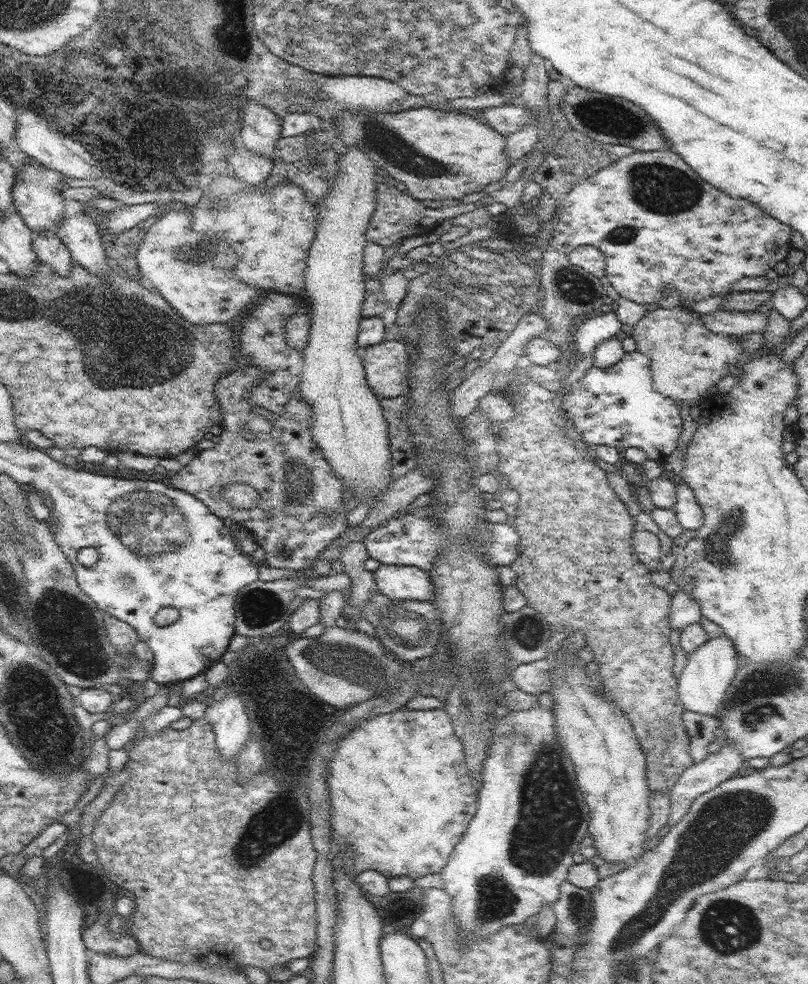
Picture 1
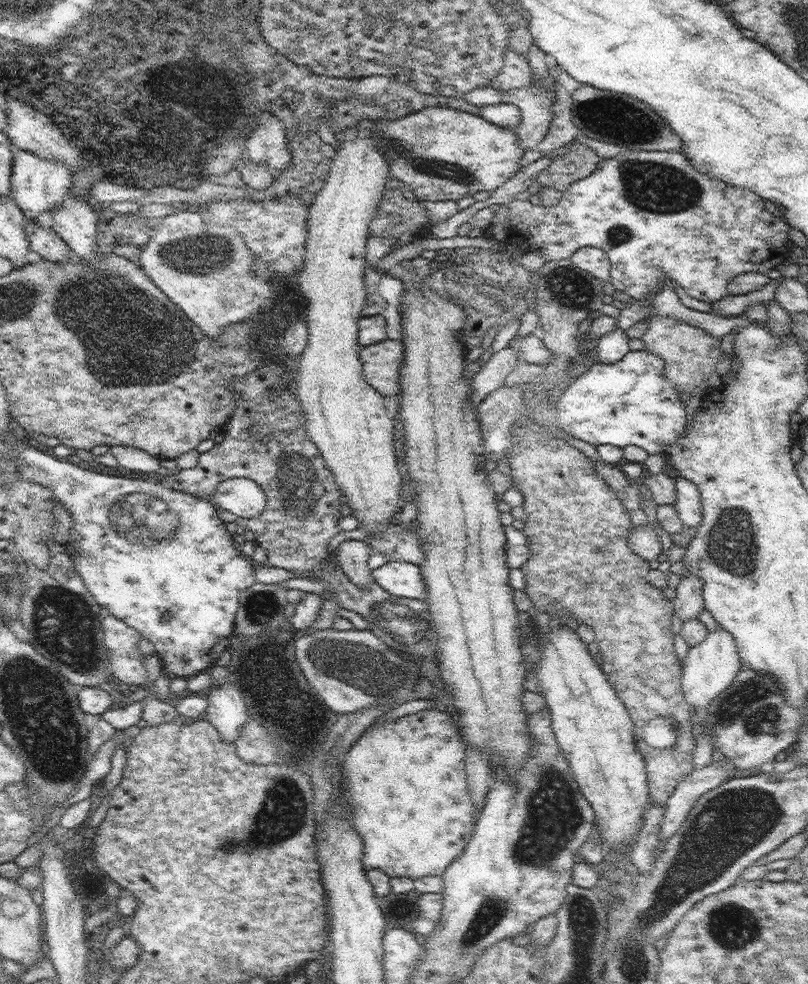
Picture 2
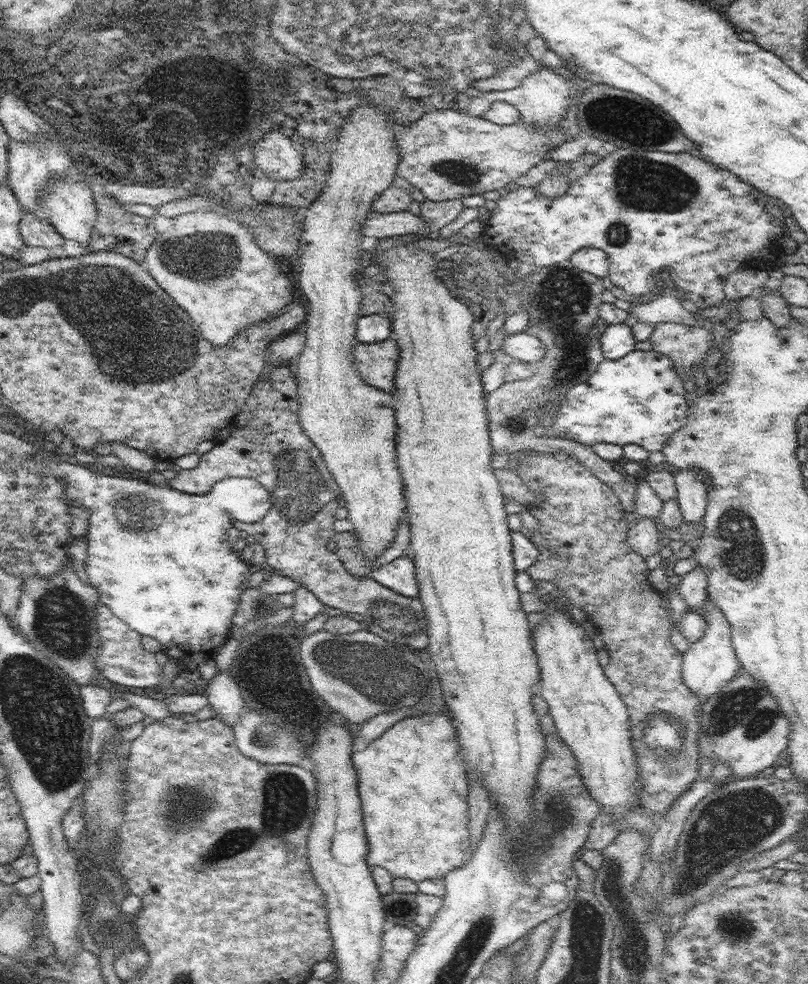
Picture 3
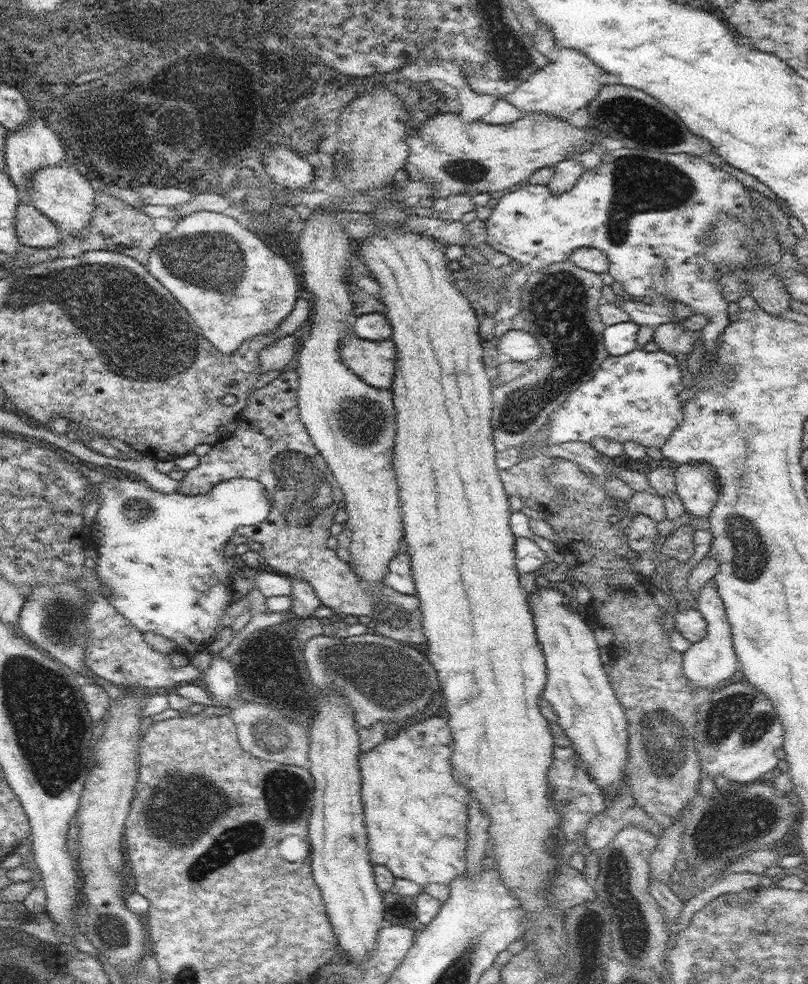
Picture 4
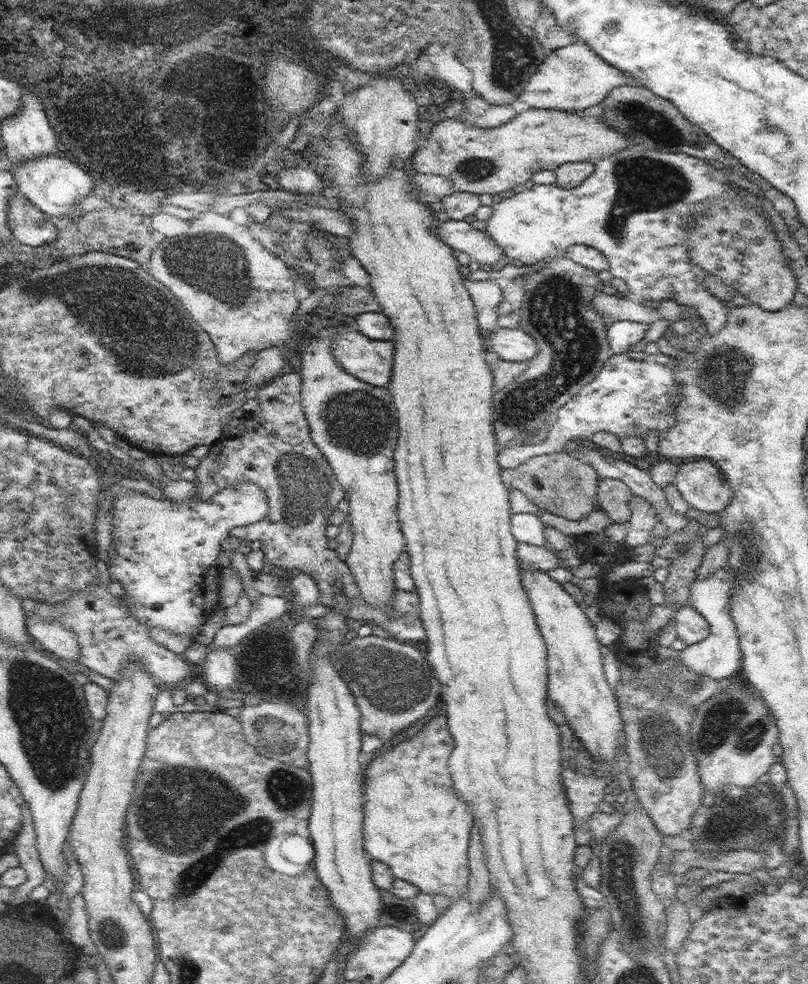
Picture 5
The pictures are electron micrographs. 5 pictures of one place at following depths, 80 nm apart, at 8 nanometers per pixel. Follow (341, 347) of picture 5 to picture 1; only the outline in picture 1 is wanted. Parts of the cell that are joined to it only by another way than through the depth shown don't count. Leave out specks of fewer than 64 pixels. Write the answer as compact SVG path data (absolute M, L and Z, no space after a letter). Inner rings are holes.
M398 339L365 348L361 358L365 378L376 395L393 400L409 390L412 351Z

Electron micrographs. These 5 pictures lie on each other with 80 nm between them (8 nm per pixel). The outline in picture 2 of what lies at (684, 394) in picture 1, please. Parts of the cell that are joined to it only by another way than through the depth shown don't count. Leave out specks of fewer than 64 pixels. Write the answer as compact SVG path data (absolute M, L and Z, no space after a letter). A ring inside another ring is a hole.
M650 314L647 319L648 331L640 339L648 352L657 354L665 362L665 377L679 394L691 394L696 386L706 384L708 376L716 370L716 364L724 357L720 348L721 338L675 316Z

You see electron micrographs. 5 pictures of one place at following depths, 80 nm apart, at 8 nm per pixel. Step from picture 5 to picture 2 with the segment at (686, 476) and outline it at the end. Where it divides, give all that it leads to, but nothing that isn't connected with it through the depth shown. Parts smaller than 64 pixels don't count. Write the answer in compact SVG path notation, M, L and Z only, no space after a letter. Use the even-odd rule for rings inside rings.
M682 476L675 479L676 500L675 508L683 526L698 527L702 524L702 497L698 486Z

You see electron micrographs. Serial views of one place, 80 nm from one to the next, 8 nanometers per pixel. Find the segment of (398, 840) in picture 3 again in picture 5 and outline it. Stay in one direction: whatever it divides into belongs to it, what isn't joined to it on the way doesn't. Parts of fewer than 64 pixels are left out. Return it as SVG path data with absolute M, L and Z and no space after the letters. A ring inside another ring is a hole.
M436 716L414 737L378 757L371 756L365 776L363 806L363 845L366 854L372 860L385 862L395 878L411 882L419 892L445 894L451 900L467 894L470 876L467 850L474 821L468 804L458 798L451 779L449 758L454 747L455 740L446 726L446 716Z

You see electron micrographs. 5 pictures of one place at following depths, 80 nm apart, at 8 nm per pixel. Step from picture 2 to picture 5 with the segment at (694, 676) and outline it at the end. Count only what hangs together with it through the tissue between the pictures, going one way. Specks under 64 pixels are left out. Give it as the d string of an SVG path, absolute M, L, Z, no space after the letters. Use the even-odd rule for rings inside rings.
M720 567L720 570L710 574L704 580L695 580L690 586L689 604L691 604L710 625L709 636L702 642L687 645L681 650L680 662L688 666L699 675L706 675L714 680L722 680L740 674L743 659L740 648L739 634L731 615L731 595L734 591L734 578L730 576L728 567Z

